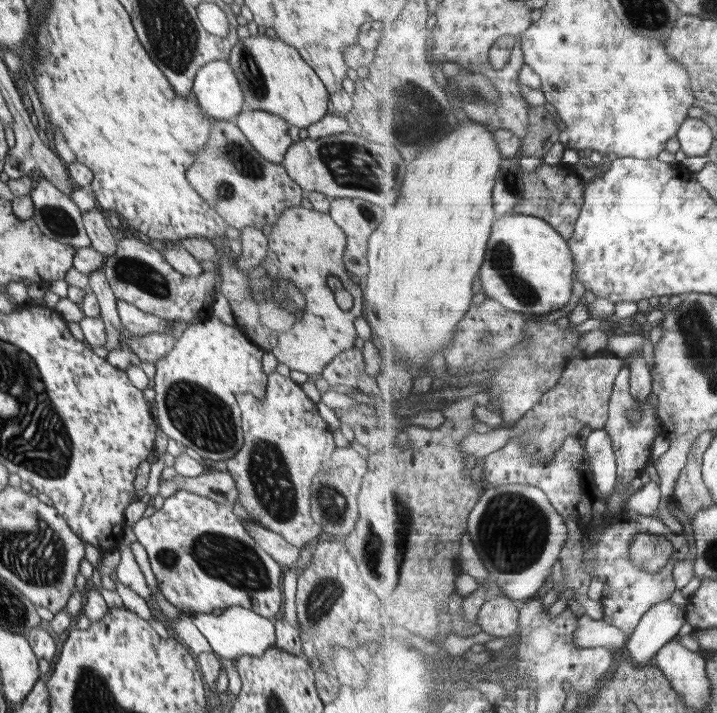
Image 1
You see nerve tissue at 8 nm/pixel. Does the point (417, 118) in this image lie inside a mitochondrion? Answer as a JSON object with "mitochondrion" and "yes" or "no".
{"mitochondrion":"yes"}

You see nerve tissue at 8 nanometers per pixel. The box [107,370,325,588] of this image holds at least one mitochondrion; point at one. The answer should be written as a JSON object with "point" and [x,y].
{"point":[204,419]}

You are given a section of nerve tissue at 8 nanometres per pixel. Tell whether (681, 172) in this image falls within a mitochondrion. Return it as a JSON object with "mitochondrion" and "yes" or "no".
{"mitochondrion":"no"}

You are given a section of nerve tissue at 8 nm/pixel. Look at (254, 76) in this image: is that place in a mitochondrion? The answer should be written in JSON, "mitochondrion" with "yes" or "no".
{"mitochondrion":"yes"}

